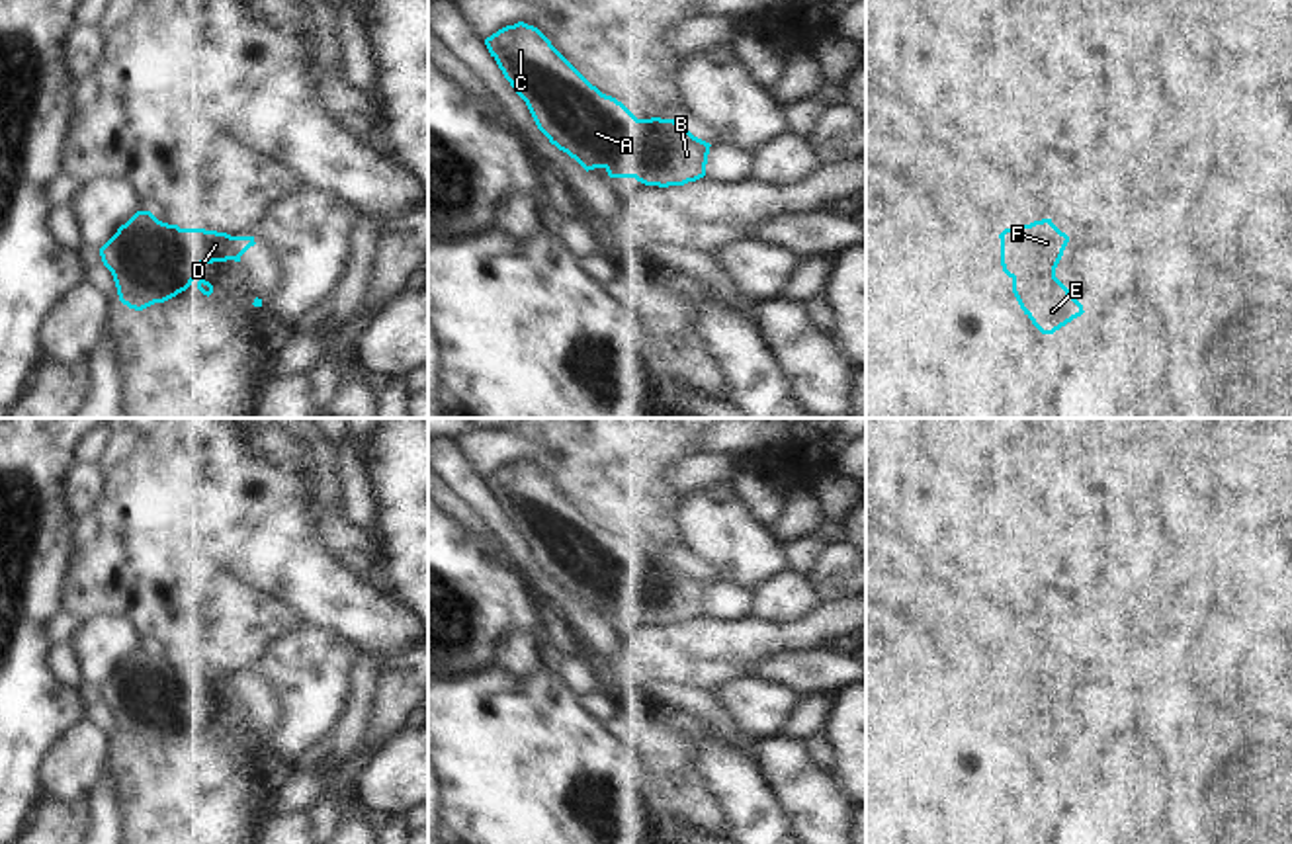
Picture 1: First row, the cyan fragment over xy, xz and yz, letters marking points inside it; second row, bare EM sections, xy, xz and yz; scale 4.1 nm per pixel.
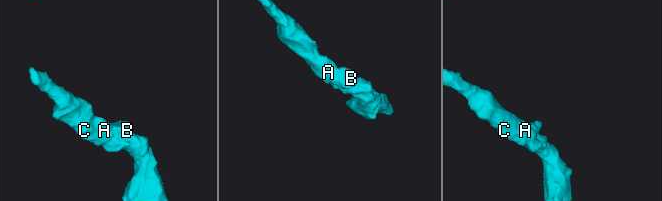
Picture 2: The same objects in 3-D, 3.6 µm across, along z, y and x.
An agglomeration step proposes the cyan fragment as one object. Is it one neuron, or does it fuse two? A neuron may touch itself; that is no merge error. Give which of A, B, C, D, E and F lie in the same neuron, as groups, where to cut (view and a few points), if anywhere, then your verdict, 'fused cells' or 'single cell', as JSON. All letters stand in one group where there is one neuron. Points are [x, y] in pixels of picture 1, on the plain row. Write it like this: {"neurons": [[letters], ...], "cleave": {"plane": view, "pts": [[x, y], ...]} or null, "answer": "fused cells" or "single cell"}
{"neurons": [["A", "B", "C", "D", "E", "F"]], "cleave": null, "answer": "single cell"}

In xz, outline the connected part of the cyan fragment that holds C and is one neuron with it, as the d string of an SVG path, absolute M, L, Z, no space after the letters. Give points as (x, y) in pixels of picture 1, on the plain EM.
M518 459L485 477L514 529L526 539L538 567L586 610L604 606L610 615L635 615L645 623L684 623L706 613L710 580L674 557L637 557L622 539L592 524L534 463Z

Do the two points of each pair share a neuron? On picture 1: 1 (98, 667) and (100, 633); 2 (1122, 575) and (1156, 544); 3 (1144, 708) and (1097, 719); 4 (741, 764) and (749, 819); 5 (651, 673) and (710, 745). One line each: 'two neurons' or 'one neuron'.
1: one neuron
2: one neuron
3: one neuron
4: one neuron
5: two neurons

